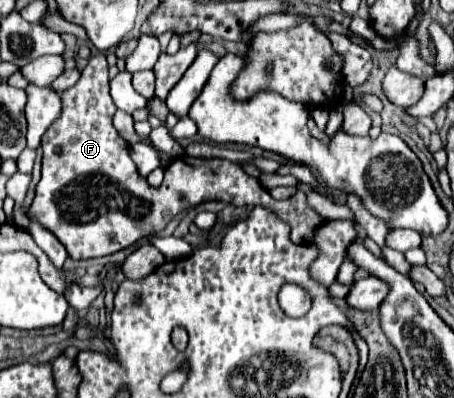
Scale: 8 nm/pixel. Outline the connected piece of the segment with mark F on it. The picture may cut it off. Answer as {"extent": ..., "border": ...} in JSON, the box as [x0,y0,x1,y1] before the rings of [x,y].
{"extent":[28,54,328,260],"border":[[[98,54],[88,60],[80,80],[62,92],[62,116],[42,136],[42,152],[44,152],[42,180],[36,186],[36,196],[28,214],[32,220],[38,220],[58,236],[58,240],[66,246],[68,254],[74,260],[98,258],[124,250],[144,236],[158,234],[166,226],[166,220],[170,222],[176,216],[176,212],[182,212],[206,200],[224,200],[234,206],[270,206],[284,222],[290,224],[290,239],[300,241],[300,245],[312,239],[318,226],[322,226],[322,222],[328,222],[308,204],[308,196],[304,190],[298,190],[294,196],[286,200],[274,200],[270,192],[262,188],[254,176],[248,176],[236,162],[228,162],[222,158],[190,158],[190,156],[176,158],[166,168],[164,182],[158,188],[152,188],[146,182],[146,178],[138,174],[128,152],[128,142],[120,138],[120,134],[112,126],[114,112],[116,108],[108,92],[108,62],[104,54]]]}

